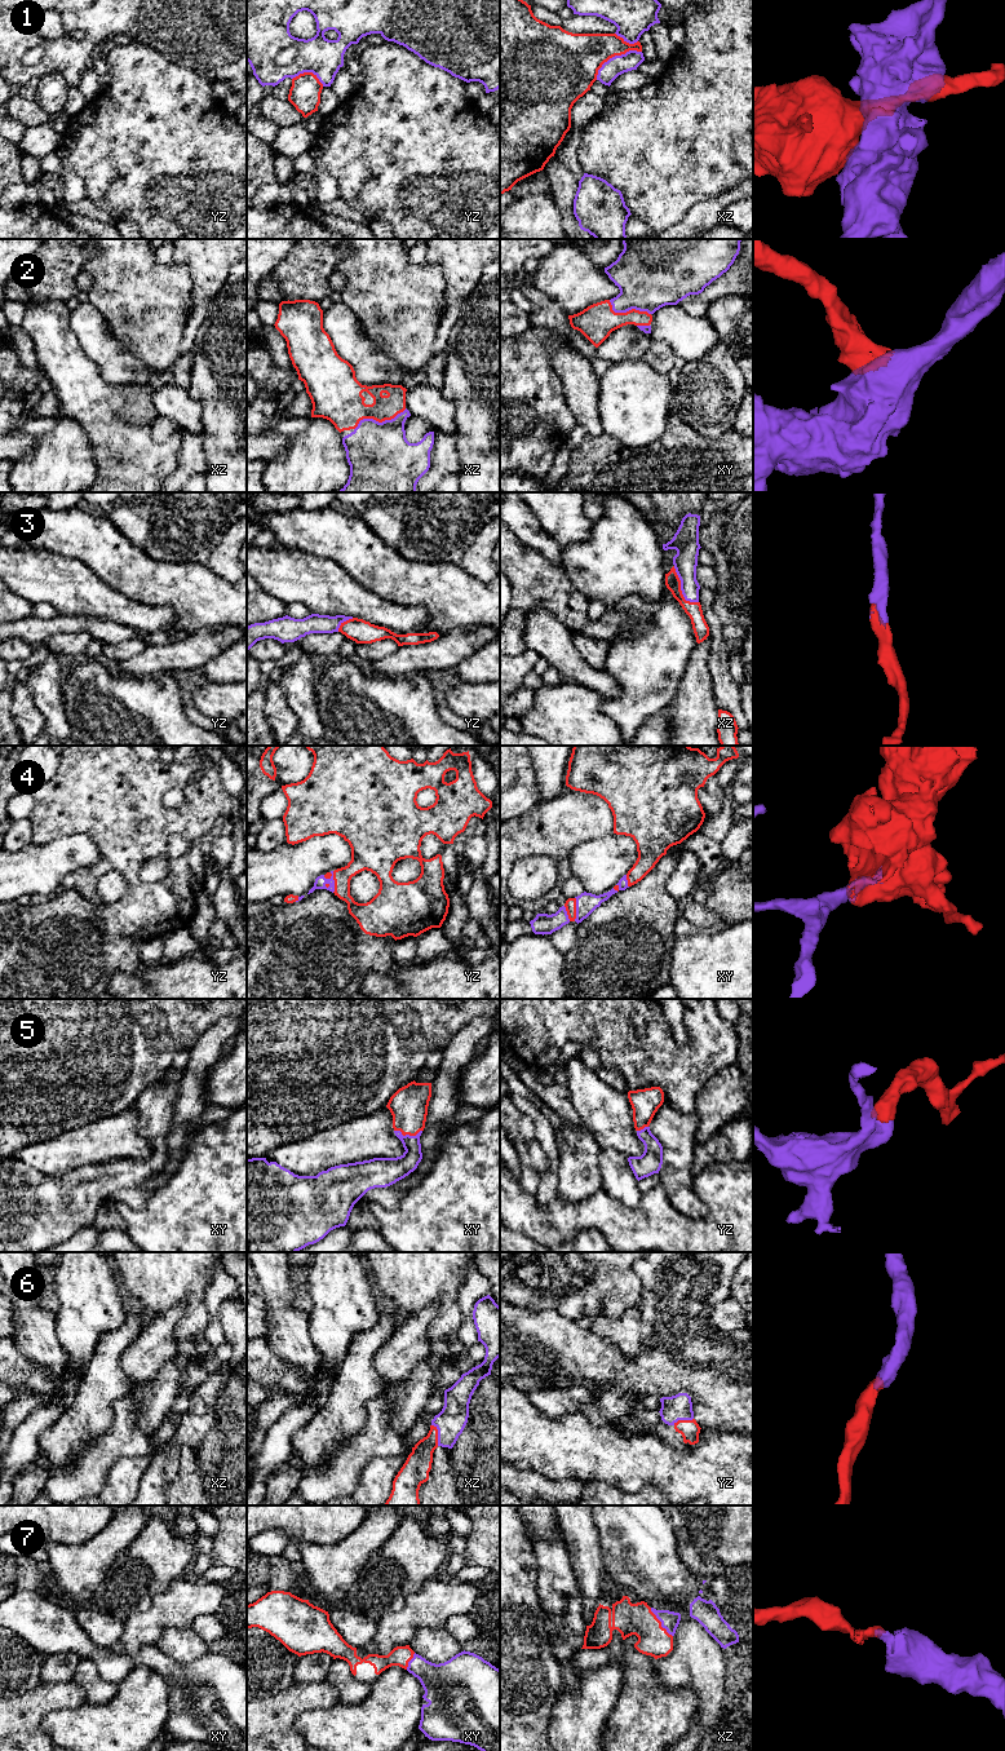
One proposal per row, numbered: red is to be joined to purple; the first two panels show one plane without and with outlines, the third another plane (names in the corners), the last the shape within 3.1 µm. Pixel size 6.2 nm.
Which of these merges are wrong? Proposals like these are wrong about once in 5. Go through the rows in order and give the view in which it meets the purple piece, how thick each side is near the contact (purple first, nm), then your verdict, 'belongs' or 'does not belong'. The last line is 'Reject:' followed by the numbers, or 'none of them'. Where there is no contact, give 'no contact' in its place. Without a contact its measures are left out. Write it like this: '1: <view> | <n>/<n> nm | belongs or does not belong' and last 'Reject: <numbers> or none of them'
1: xz | 120/320 nm | does not belong
2: xz | 400/260 nm | belongs
3: xz | 150/100 nm | belongs
4: yz | 70/180 nm | belongs
5: xy | 160/240 nm | belongs
6: xz | 180/160 nm | belongs
7: xz | 110/200 nm | belongs
Reject: 1

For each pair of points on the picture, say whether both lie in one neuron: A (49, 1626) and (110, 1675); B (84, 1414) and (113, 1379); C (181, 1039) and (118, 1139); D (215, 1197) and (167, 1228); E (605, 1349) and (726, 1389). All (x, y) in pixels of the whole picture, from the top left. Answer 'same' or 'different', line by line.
A: same
B: same
C: different
D: same
E: same

